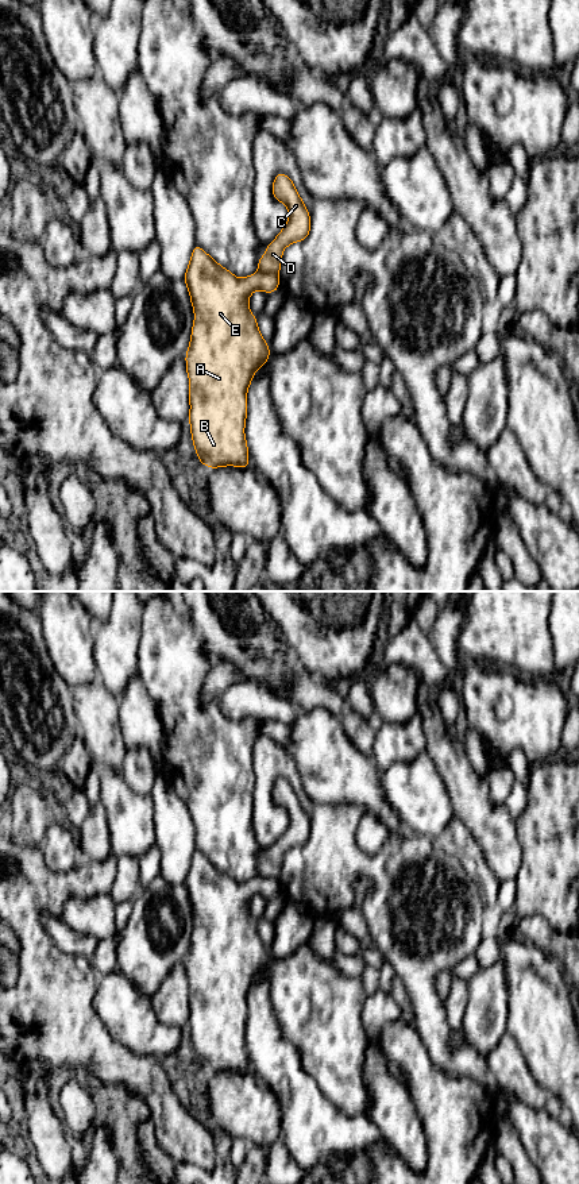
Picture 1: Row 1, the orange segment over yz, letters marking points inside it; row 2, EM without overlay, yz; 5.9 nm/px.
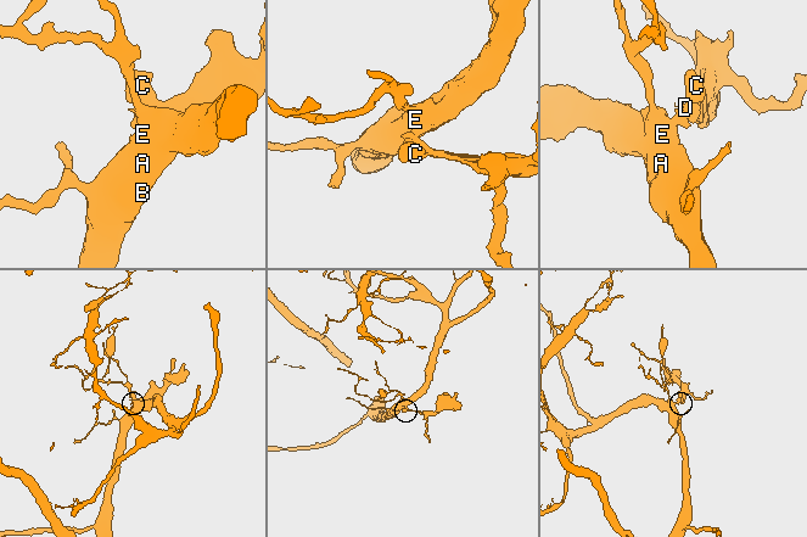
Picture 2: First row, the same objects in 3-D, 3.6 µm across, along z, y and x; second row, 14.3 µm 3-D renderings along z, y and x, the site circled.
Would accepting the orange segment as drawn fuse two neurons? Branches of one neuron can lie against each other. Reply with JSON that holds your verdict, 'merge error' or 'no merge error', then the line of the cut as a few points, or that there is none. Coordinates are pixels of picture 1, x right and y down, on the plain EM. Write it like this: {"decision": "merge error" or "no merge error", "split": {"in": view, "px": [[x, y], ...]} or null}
{"decision": "merge error", "split": {"in": "yz", "px": [[259, 875], [277, 880]]}}

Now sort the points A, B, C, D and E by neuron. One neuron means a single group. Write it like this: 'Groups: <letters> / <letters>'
Groups: A B E / C D

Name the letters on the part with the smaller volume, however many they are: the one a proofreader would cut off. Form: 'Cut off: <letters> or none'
Cut off: C, D

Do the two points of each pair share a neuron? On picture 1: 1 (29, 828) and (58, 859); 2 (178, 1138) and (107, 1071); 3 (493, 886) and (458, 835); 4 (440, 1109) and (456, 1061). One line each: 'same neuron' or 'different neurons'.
1: same neuron
2: same neuron
3: same neuron
4: different neurons

